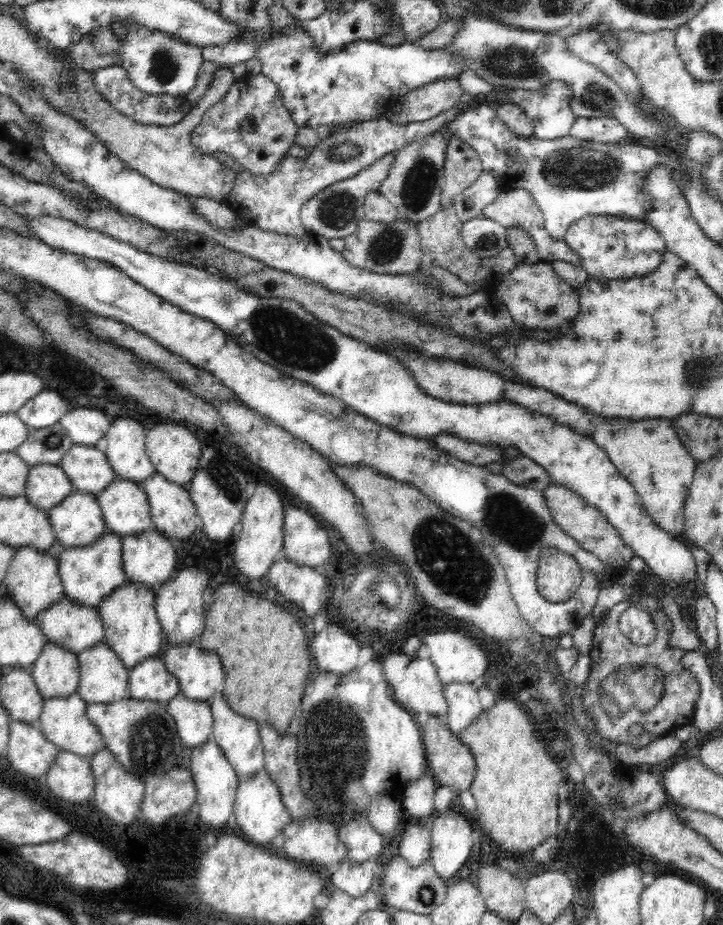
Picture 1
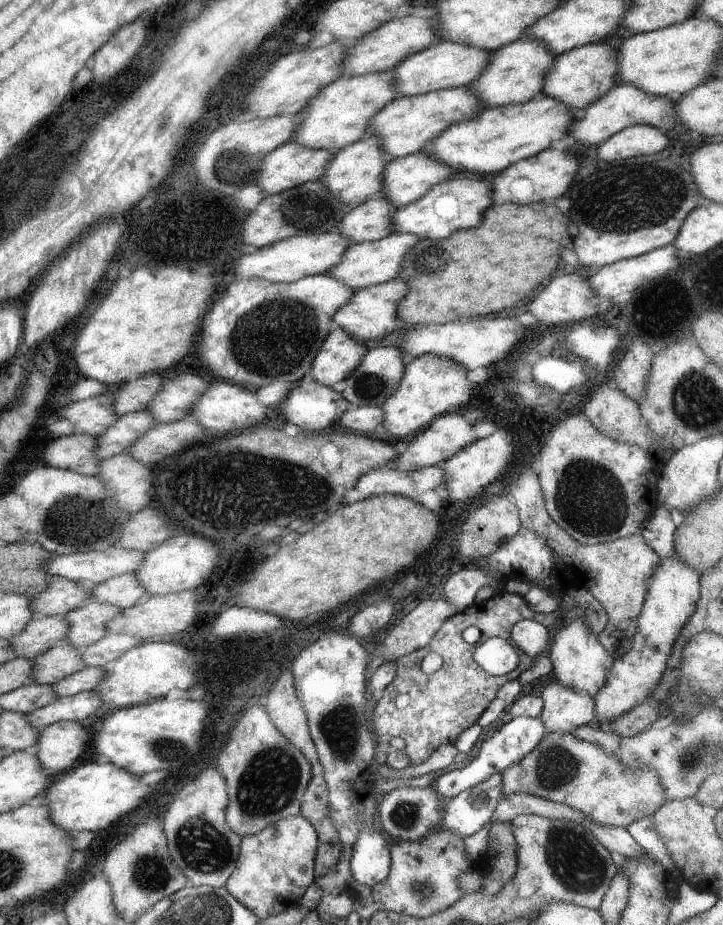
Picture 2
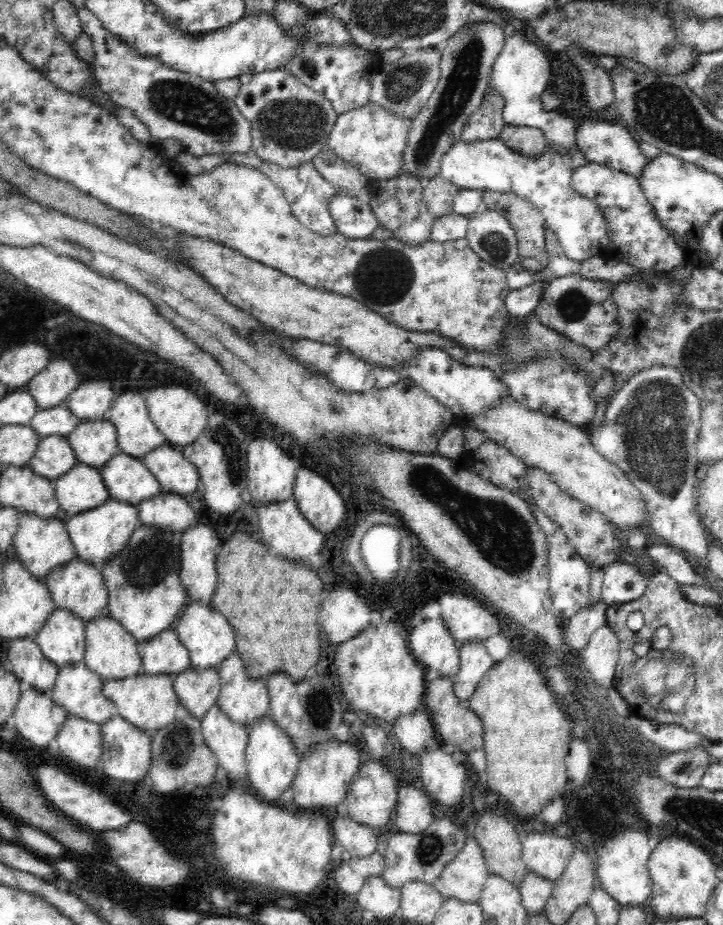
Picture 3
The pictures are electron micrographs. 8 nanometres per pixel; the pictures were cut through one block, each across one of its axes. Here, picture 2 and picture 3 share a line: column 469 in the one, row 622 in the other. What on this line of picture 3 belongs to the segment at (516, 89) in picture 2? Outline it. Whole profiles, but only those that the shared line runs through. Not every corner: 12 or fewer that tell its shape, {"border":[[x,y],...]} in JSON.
{"border":[[77,557],[44,578],[55,608],[85,624],[108,606],[101,572]]}

